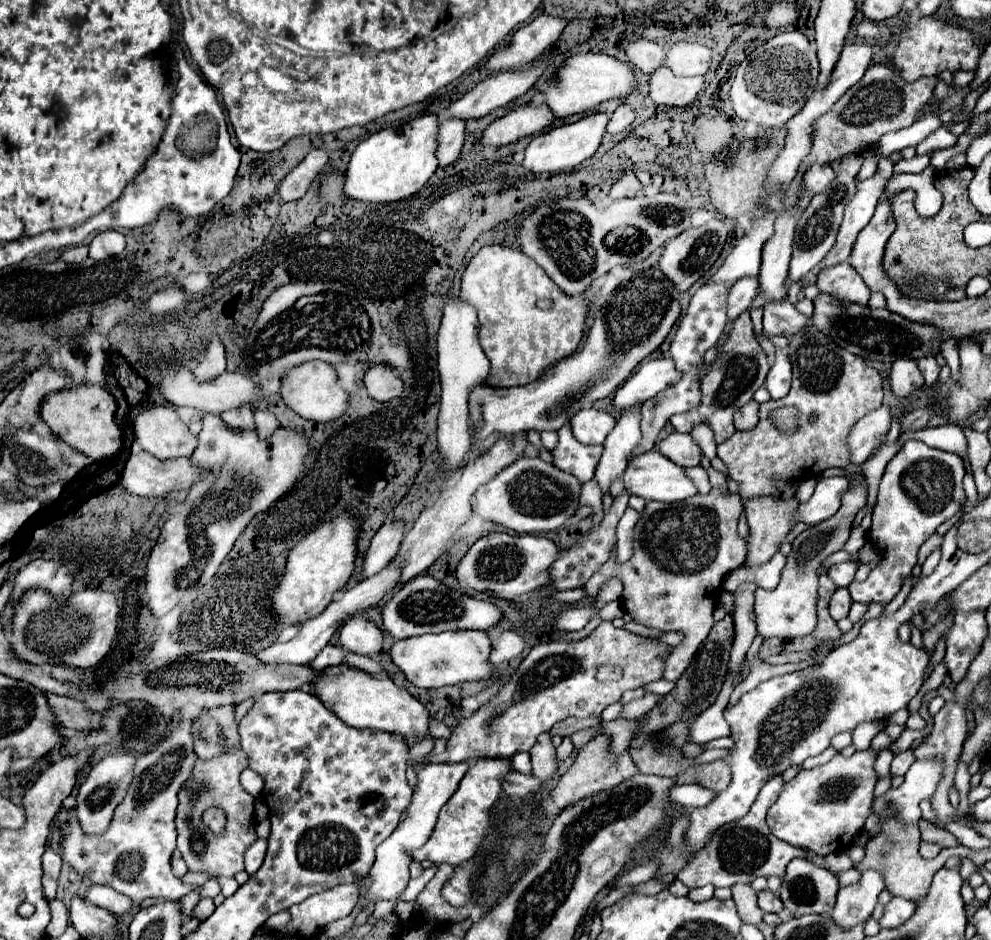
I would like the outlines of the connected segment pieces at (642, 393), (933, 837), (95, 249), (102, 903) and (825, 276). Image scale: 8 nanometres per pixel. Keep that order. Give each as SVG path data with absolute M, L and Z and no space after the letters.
M658 358L644 362L636 368L636 372L618 388L614 396L614 408L624 410L648 398L654 398L664 388L676 384L680 380L680 372L676 372L672 358Z
M920 820L918 822L918 826L920 826L920 832L922 832L922 840L930 840L930 842L936 842L936 844L940 844L942 848L948 848L948 846L958 846L960 842L948 832L948 830L944 830L944 828L938 828L938 826L934 826L932 822L928 822L928 820Z
M104 230L104 232L94 236L94 240L90 244L90 258L104 260L104 258L110 258L110 256L122 254L124 248L126 248L124 234L116 232L116 230Z
M88 886L86 890L82 890L82 898L90 900L92 904L100 906L100 908L106 908L108 912L116 914L116 916L122 916L126 912L132 912L134 908L138 908L138 904L132 904L132 900L128 900L128 896L108 888L108 886Z
M842 262L834 268L820 272L816 286L824 294L830 294L838 300L844 300L848 304L860 304L860 306L868 306L868 300L872 294L870 288L860 278L860 274L848 262Z

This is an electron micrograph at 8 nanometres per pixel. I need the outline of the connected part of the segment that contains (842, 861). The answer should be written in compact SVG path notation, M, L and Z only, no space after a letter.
M842 852L826 854L826 856L824 856L824 862L826 862L826 868L828 868L832 874L836 874L836 876L852 866L852 860L850 860L846 854L842 854Z

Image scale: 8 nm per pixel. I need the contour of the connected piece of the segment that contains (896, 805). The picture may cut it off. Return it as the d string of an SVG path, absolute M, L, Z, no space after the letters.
M940 756L916 760L904 776L904 784L896 790L882 794L874 808L880 818L898 816L906 824L916 824L920 820L920 802L932 800L944 774L944 760Z

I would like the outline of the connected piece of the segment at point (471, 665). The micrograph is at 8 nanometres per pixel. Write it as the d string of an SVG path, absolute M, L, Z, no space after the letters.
M458 630L442 634L424 634L406 640L398 640L390 654L396 666L418 688L442 688L462 682L478 682L496 674L496 666L490 662L492 642L484 630Z

